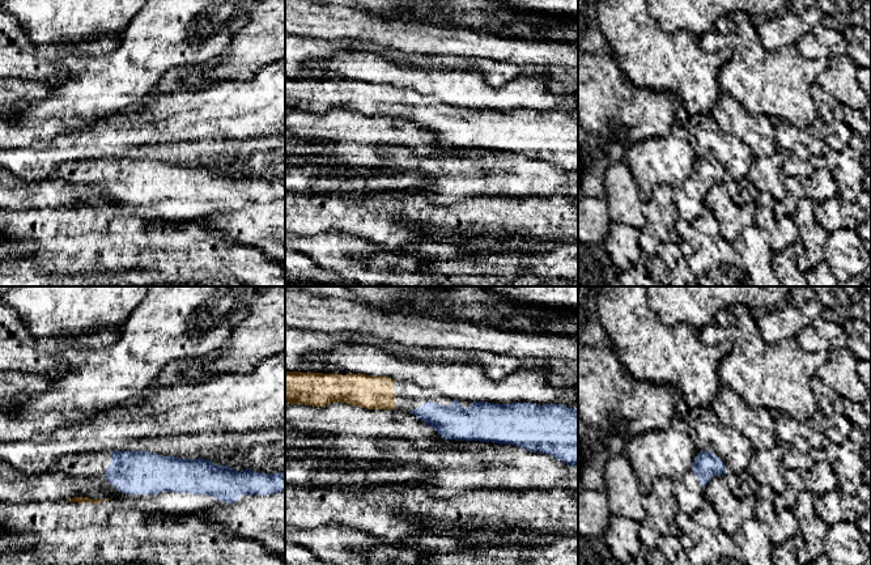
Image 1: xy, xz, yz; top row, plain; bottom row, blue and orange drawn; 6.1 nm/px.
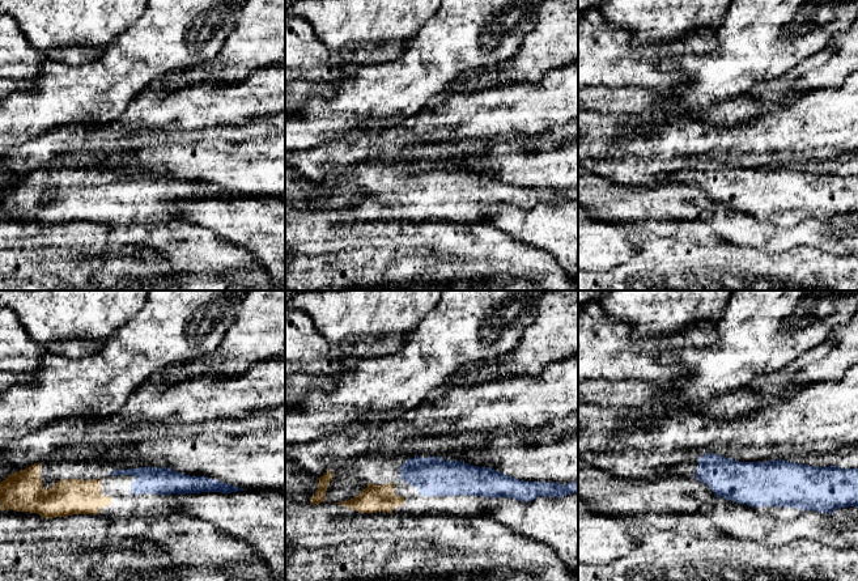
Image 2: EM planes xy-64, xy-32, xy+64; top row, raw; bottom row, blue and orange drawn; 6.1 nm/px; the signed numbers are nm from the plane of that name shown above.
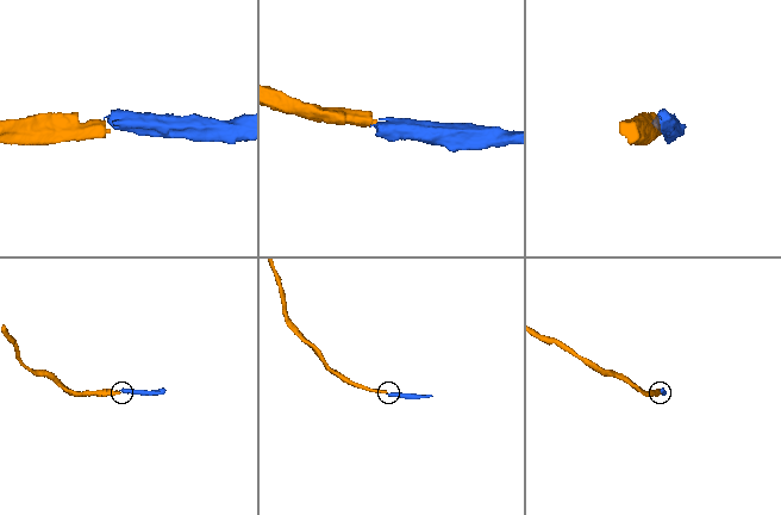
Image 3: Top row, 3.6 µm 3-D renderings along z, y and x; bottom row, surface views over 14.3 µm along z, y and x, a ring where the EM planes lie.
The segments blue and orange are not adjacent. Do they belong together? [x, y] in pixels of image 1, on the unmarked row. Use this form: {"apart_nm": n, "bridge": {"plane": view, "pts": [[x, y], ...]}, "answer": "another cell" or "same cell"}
{"apart_nm": 70, "bridge": {"plane": "xy", "pts": [[118, 198], [110, 205]]}, "answer": "same cell"}

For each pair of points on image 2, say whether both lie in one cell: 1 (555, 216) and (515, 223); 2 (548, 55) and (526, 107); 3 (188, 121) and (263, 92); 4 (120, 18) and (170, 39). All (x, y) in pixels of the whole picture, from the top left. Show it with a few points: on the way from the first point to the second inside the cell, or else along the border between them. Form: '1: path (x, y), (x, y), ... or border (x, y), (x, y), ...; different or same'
1: path (546, 224), (525, 224); same
2: border (564, 66), (551, 70), (539, 81), (526, 81); different
3: path (207, 105), (234, 105), (245, 101); same
4: border (144, 13), (107, 42); different

